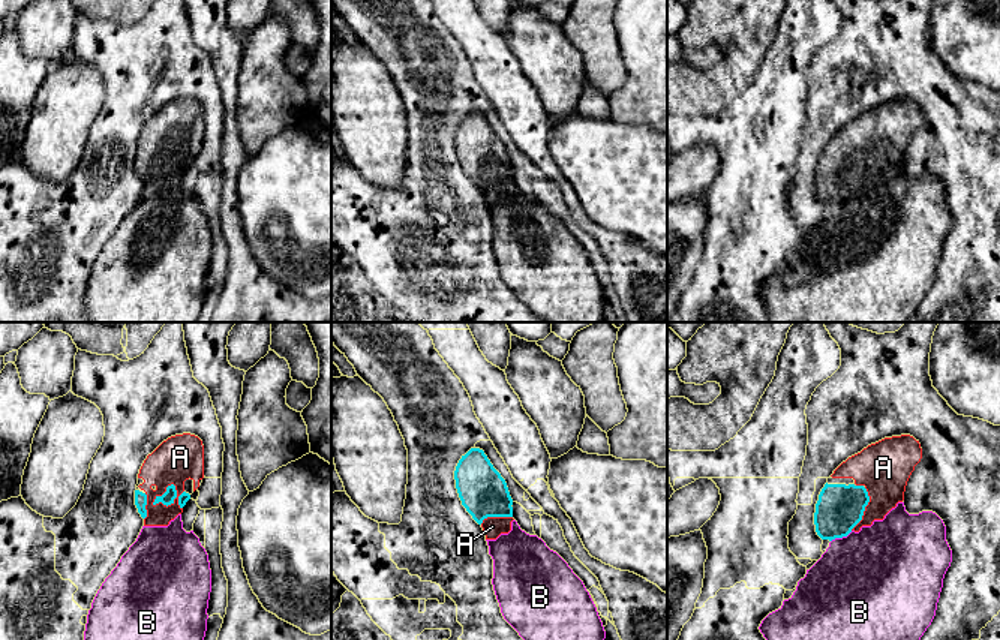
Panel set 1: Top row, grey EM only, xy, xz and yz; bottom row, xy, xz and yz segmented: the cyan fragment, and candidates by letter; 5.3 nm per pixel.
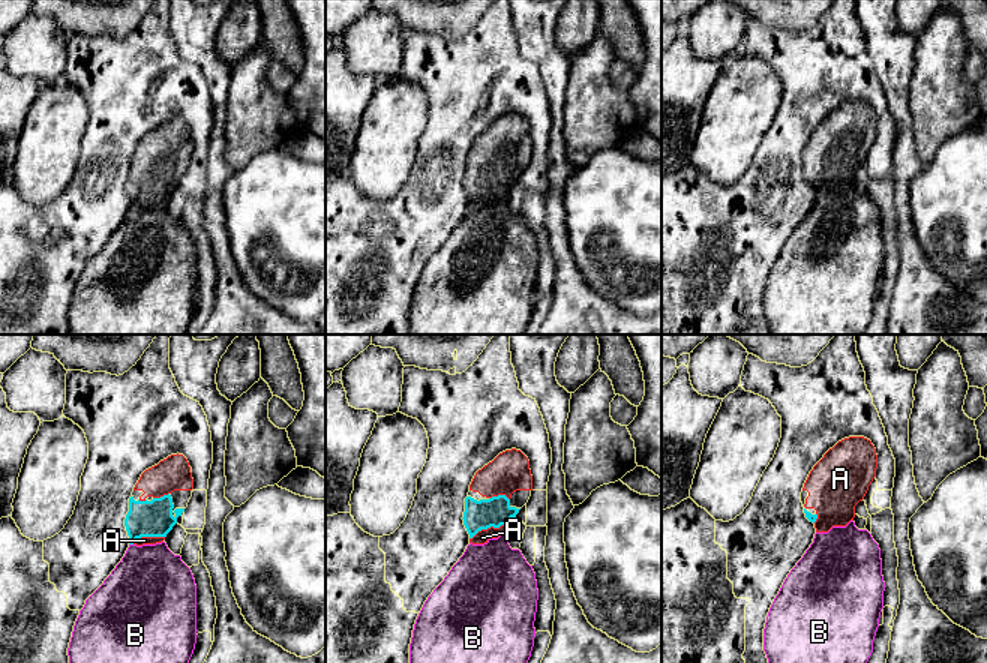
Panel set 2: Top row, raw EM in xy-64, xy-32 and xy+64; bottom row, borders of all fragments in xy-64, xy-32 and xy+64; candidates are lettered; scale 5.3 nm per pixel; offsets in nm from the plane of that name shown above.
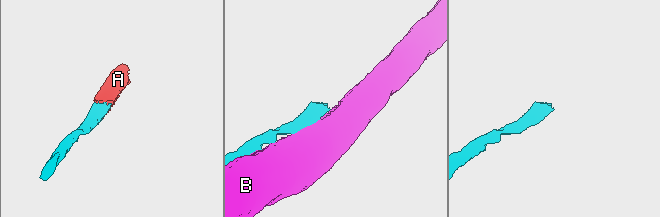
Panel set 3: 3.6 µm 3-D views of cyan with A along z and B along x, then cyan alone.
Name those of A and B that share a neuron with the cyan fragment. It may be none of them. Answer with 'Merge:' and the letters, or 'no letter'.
Merge: A

